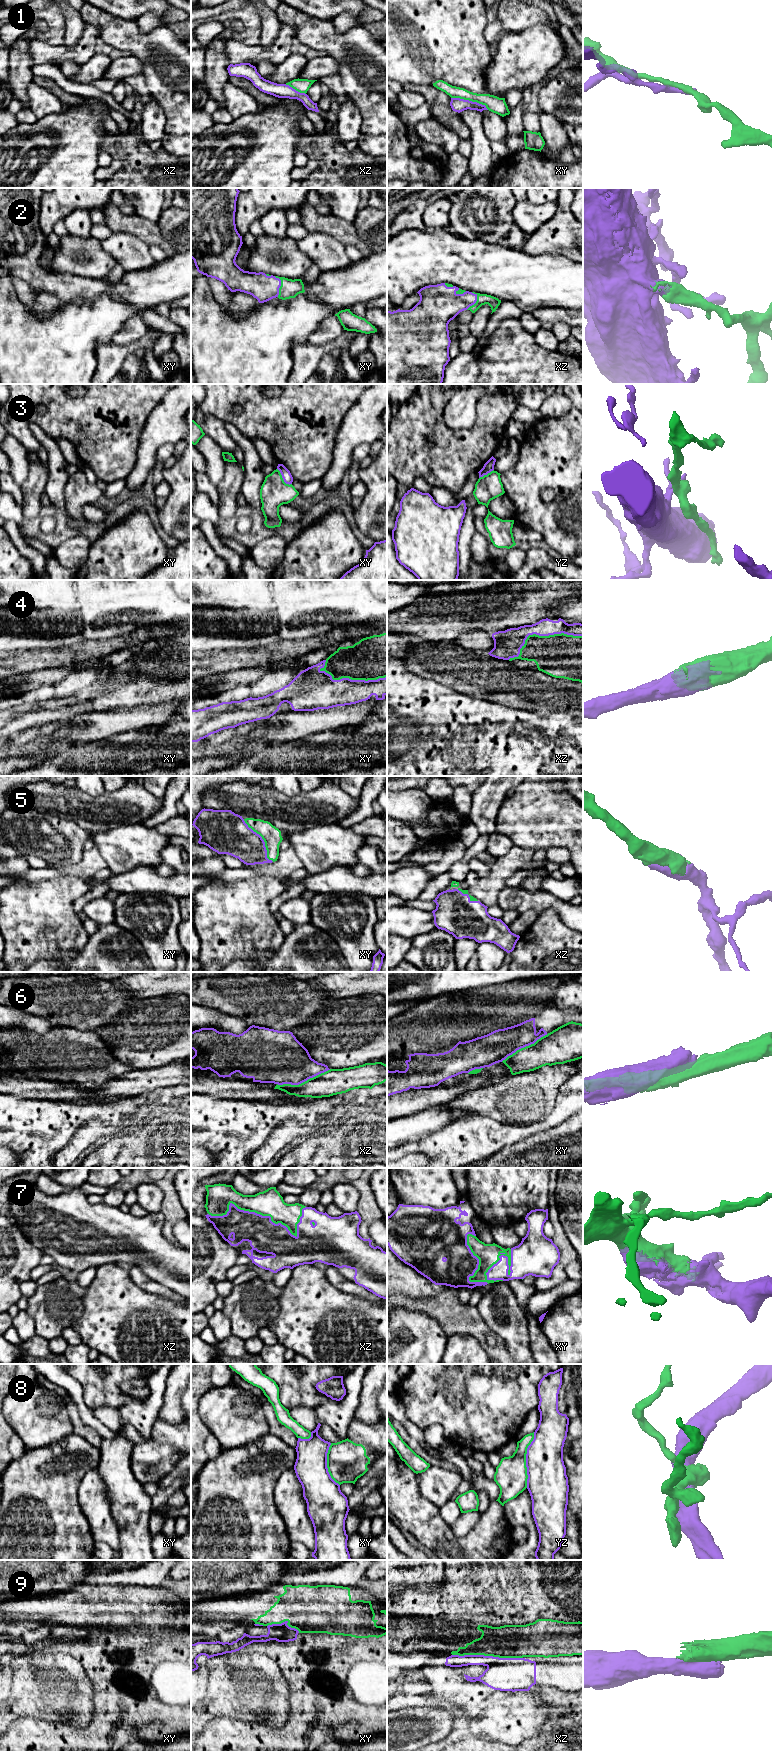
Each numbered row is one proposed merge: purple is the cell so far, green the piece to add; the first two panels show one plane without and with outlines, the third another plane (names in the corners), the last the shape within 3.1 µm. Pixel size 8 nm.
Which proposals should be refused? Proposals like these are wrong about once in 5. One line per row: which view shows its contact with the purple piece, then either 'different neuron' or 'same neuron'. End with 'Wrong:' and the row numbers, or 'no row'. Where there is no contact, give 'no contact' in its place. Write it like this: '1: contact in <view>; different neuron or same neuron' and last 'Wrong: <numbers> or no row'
1: contact in xy; different neuron
2: contact in xy; same neuron
3: contact in xy; different neuron
4: contact in xz; same neuron
5: contact in xy; same neuron
6: contact in xz; different neuron
7: contact in xy; same neuron
8: contact in yz; different neuron
9: contact in xz; different neuron
Wrong: 1, 3, 6, 8, 9

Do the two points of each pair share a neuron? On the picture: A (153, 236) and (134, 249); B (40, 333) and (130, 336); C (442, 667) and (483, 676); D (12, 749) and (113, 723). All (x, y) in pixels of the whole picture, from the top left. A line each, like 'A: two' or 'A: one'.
A: two
B: two
C: one
D: one

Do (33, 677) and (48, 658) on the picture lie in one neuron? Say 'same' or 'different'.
different

